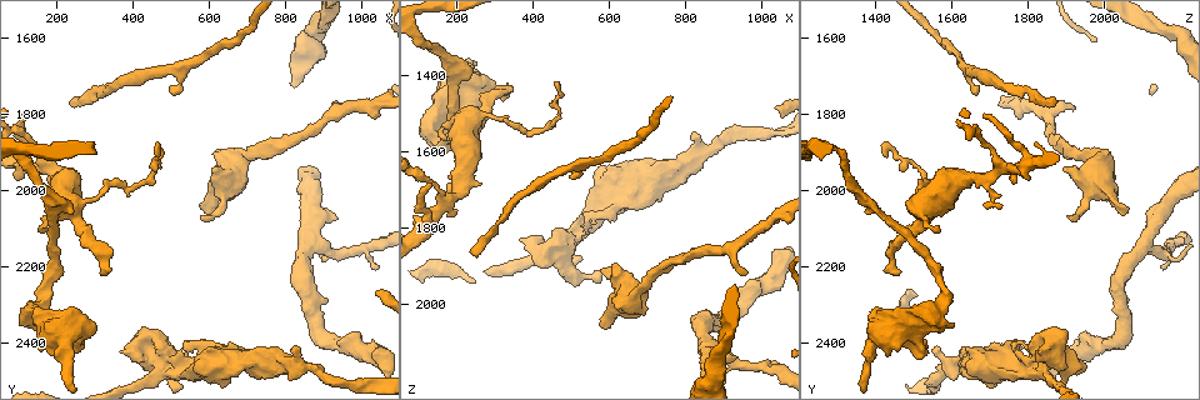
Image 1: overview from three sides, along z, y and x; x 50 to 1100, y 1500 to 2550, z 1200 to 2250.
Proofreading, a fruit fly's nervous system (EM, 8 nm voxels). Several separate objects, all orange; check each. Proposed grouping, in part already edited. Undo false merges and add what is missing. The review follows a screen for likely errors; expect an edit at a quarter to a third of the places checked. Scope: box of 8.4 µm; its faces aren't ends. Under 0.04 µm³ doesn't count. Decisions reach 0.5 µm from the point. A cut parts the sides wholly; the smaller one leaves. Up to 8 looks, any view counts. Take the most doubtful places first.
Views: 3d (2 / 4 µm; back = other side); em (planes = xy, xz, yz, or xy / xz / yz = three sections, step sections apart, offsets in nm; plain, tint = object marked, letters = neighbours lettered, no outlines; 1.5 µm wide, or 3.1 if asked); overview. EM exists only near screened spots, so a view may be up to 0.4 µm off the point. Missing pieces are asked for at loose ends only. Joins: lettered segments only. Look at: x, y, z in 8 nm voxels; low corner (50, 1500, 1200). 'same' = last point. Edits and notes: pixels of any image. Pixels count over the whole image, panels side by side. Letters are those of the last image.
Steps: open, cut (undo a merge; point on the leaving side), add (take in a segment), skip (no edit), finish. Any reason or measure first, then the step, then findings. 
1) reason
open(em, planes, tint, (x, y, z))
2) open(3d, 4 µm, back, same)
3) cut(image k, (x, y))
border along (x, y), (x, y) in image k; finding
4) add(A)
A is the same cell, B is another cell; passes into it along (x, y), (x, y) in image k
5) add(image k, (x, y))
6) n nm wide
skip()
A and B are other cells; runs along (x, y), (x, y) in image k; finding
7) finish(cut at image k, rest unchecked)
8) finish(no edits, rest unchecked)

branch stops here
open(em, planes, plain, (460, 1895, 1410))

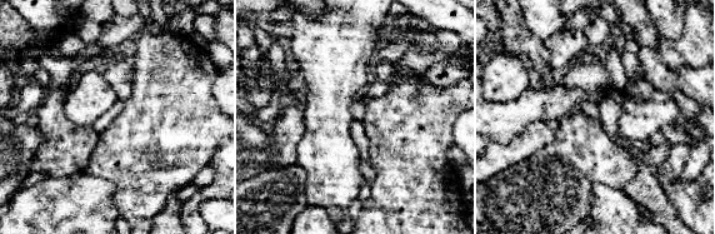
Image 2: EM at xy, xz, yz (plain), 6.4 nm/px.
see the neighbours
open(em, planes, letters, same)

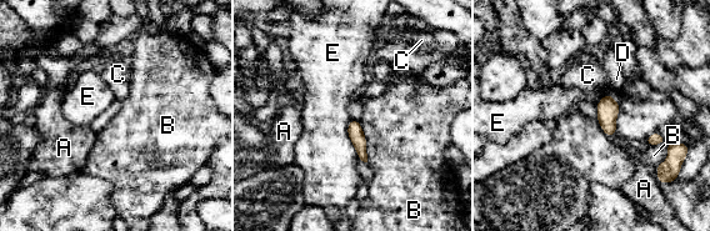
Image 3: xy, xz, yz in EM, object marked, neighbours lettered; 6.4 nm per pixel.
E touches over 280 nm
skip()
A, B, C, D and E are other cells; border along (358, 120), (365, 139), (368, 161) in image 3; no lettered segment goes on from it

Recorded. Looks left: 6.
thin end
open(3d, 2 µm, (240, 1775, 1875))

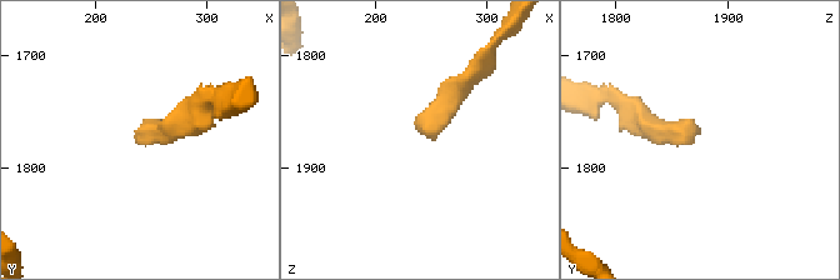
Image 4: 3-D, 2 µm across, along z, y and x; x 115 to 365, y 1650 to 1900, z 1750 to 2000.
open(em, planes, plain, (240, 1772, 1870))

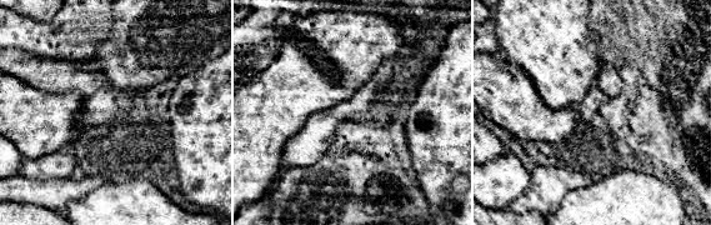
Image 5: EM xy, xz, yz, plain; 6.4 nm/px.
open(em, planes, letters, same)

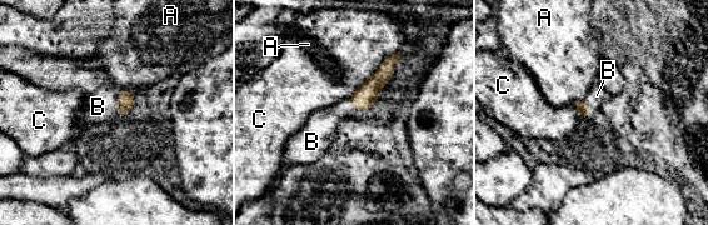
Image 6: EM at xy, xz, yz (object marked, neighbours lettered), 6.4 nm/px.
add(B)
B is the same cell, A and C are other cells; passes into it along (126, 100), (118, 101), (98, 106) in image 6; the neuron continues

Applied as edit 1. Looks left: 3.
finish(add at image 6, rest unchecked)

